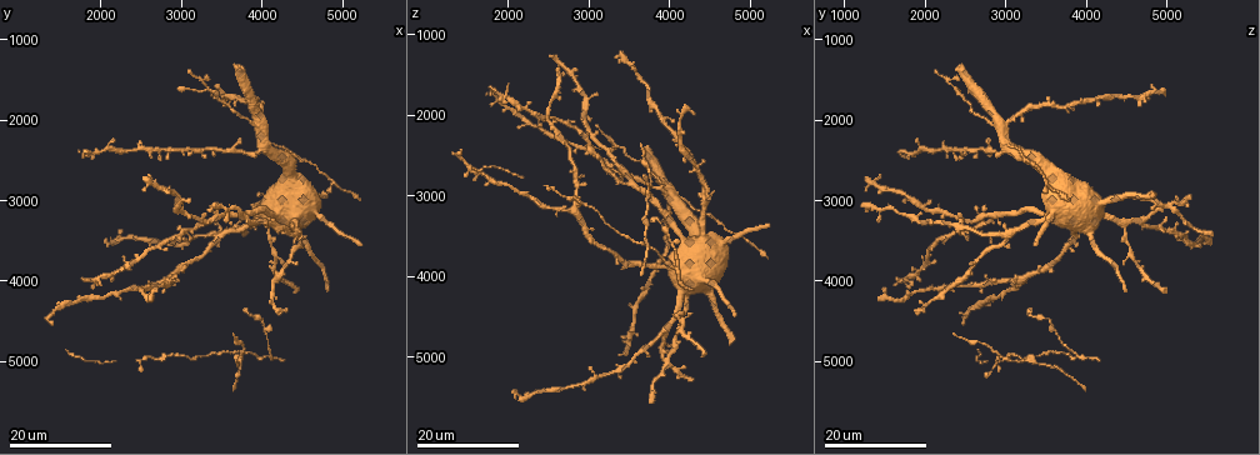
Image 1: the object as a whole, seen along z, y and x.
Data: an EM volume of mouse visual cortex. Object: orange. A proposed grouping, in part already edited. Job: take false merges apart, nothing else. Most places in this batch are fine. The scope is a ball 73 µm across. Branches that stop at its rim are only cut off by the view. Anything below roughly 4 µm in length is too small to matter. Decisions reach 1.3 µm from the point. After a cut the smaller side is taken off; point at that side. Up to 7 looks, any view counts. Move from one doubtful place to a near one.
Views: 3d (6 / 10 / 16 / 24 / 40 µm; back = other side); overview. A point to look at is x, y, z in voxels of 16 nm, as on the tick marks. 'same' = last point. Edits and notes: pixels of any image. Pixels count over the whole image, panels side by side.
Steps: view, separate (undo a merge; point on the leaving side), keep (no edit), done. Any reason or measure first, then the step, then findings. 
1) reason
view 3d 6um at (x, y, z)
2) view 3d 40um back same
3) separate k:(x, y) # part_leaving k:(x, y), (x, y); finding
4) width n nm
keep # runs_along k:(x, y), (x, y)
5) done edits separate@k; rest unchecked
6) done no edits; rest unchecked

view 3d 16um at (4150, 2300, 3050)

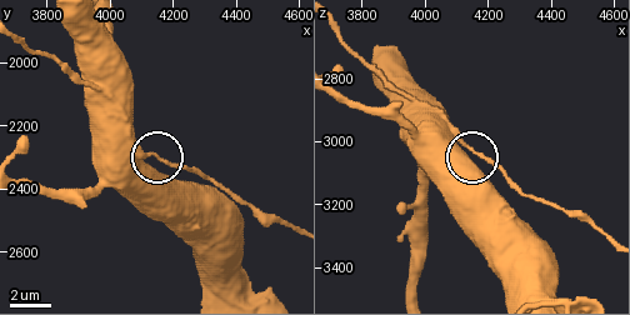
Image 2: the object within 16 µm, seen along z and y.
view 3d 6um same

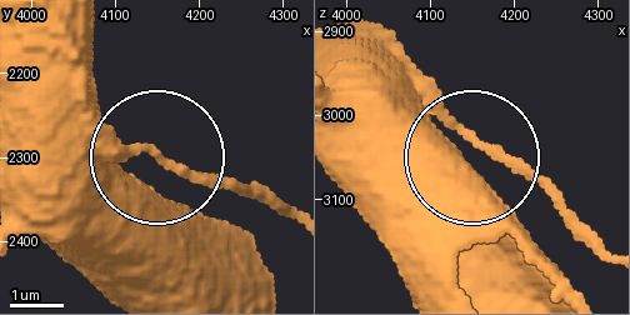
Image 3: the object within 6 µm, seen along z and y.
keep # all the same neuron

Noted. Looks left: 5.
view 3d 24um at (3300, 1600, 2400)

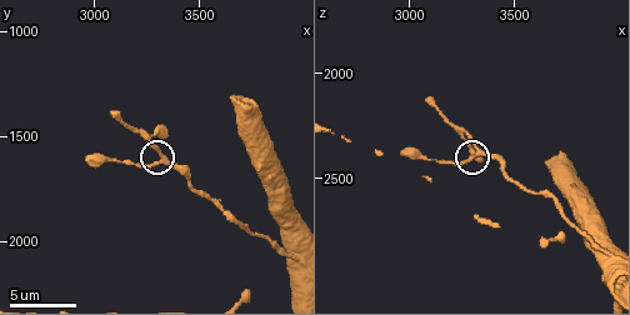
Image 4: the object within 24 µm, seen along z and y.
view 3d 10um at (3330, 1600, 2370)

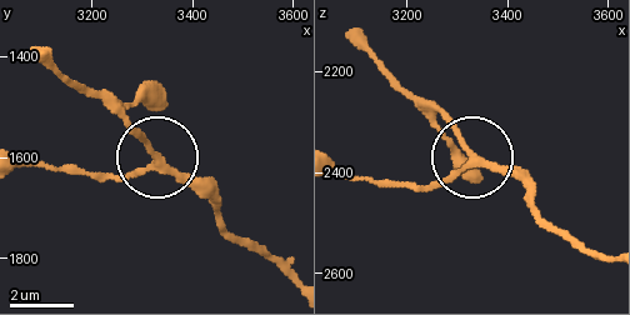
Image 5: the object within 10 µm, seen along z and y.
keep # runs_along 5:(291, 280), (235, 240), (210, 199), (163, 168), (84, 175); all the same neuron

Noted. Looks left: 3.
two arms in line, one across
view 3d 16um at (4900, 2800, 3500)

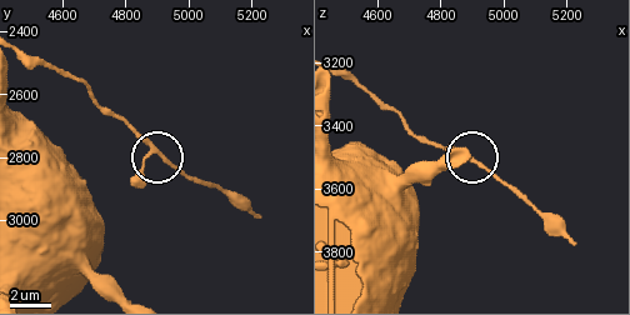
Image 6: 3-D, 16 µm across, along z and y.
view 3d 6um at (4920, 2800, 3510)

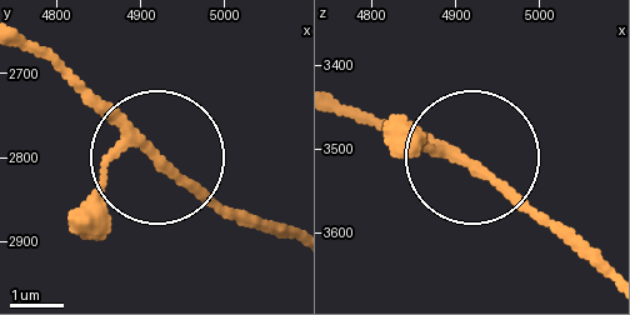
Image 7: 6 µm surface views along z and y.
arms 3
keep # runs_along 7:(26, 35), (236, 223); continuous, no second neuron

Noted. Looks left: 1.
done no edits; rest unchecked

